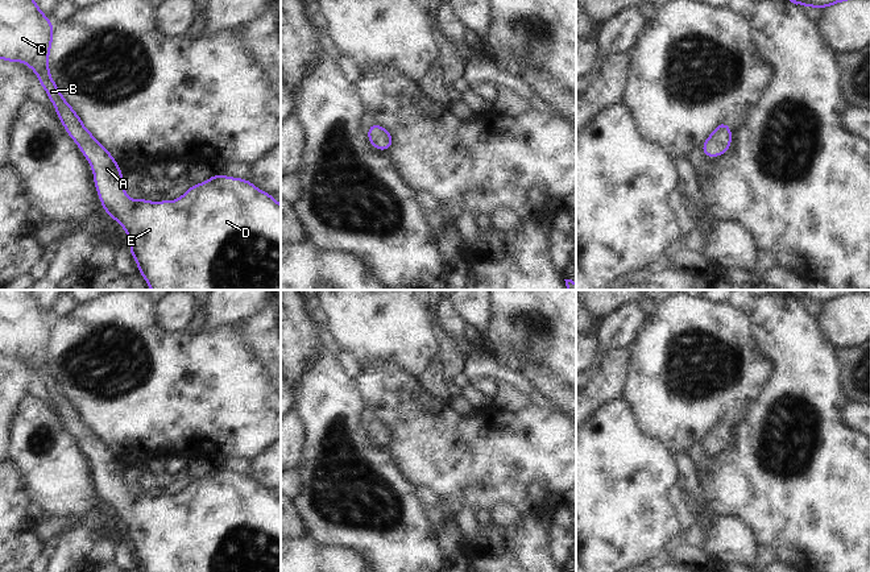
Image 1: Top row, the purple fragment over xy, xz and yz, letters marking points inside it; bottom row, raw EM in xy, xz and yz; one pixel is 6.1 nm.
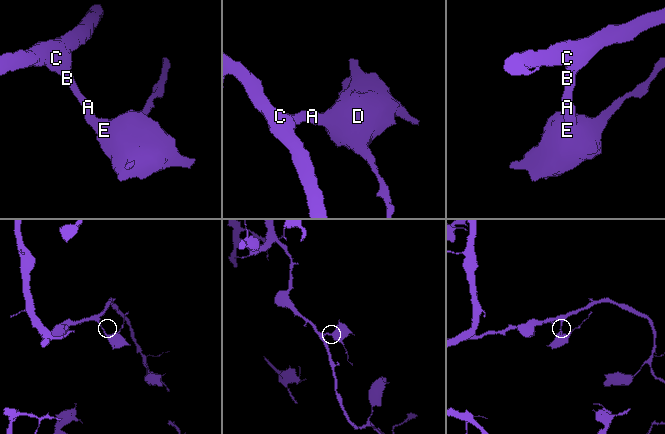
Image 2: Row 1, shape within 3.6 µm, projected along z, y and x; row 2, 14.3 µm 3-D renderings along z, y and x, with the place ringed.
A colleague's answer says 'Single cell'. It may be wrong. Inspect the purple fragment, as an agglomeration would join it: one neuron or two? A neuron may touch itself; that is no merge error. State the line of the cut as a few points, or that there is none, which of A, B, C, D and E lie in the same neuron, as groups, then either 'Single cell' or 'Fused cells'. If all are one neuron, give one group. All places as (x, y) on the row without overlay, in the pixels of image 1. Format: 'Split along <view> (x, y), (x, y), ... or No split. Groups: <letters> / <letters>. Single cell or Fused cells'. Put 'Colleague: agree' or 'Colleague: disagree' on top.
Colleague: agree
No split. Groups: A B C D E. Single cell

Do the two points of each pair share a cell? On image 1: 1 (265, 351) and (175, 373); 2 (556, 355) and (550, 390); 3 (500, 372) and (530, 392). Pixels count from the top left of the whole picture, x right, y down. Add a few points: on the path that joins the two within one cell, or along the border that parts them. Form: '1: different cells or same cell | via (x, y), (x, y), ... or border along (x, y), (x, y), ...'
1: different cells | border along (235, 327), (245, 347), (266, 373)
2: different cells | border along (523, 363), (531, 363), (562, 382)
3: same cell | via (508, 377), (522, 385)

